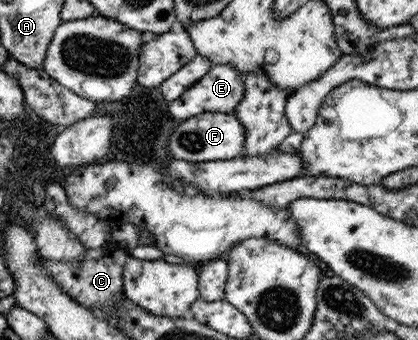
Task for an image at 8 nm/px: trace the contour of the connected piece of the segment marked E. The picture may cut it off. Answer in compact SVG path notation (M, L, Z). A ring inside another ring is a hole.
M212 64L209 71L201 79L197 79L178 100L173 100L169 107L169 115L179 121L189 119L203 112L231 114L237 103L243 99L244 87L242 77L233 64Z

